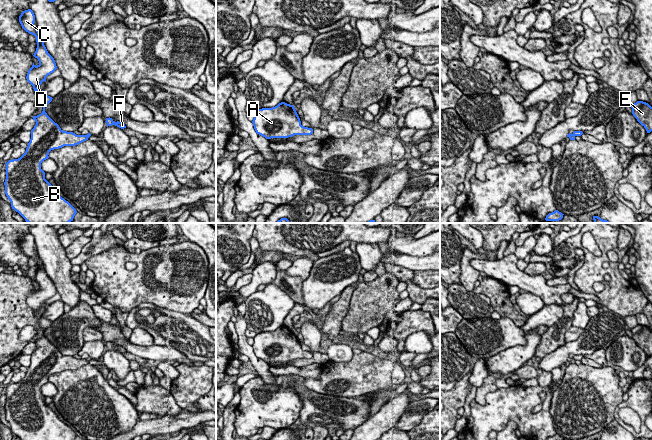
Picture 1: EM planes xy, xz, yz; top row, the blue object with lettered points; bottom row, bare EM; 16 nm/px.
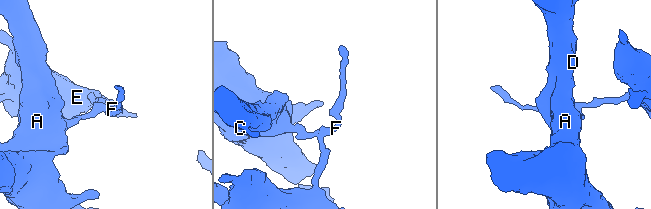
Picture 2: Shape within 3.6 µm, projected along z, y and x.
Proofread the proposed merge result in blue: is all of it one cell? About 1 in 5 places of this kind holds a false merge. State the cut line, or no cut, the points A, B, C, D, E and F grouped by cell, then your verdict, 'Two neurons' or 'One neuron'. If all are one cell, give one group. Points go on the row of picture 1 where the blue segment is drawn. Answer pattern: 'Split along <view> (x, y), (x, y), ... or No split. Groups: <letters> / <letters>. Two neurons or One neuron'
Split along yz (574, 135), (569, 137). Groups: A B C D / E F. Two neurons

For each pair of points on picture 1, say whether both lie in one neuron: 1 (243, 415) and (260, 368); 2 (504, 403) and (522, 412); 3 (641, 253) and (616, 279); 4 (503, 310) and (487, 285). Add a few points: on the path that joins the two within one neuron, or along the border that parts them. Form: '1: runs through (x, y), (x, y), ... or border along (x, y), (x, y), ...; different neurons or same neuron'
1: border along (258, 375), (266, 383), (275, 385); different neurons
2: runs through (508, 403), (513, 403), (518, 408); same neuron
3: border along (635, 233), (632, 246); different neurons
4: runs through (501, 304), (500, 298), (493, 291); same neuron

